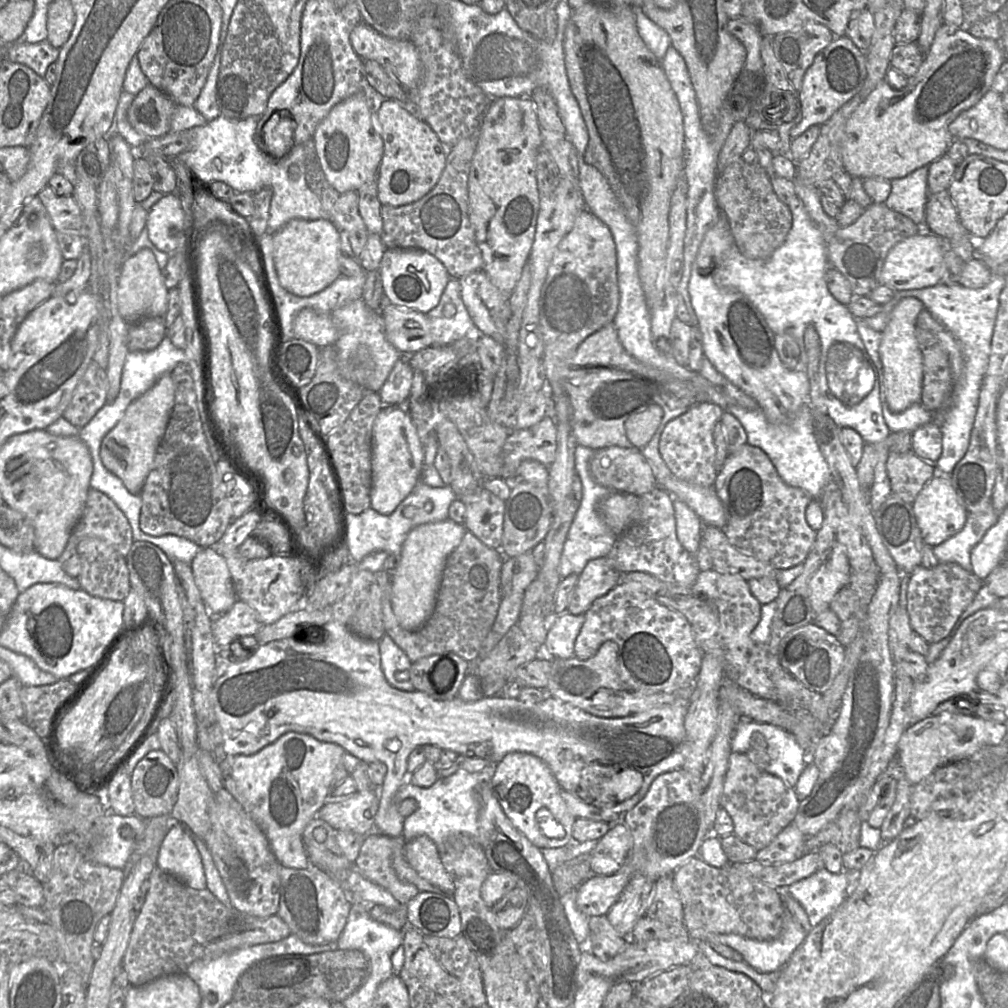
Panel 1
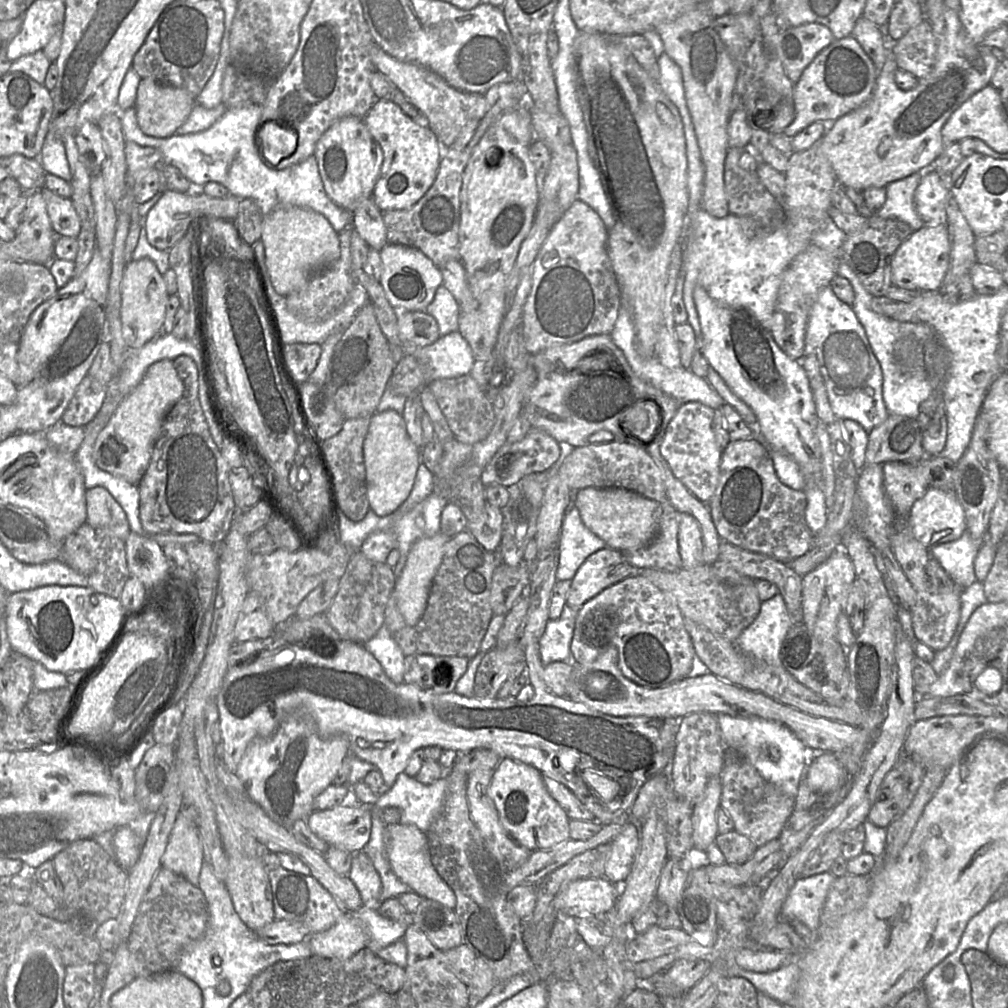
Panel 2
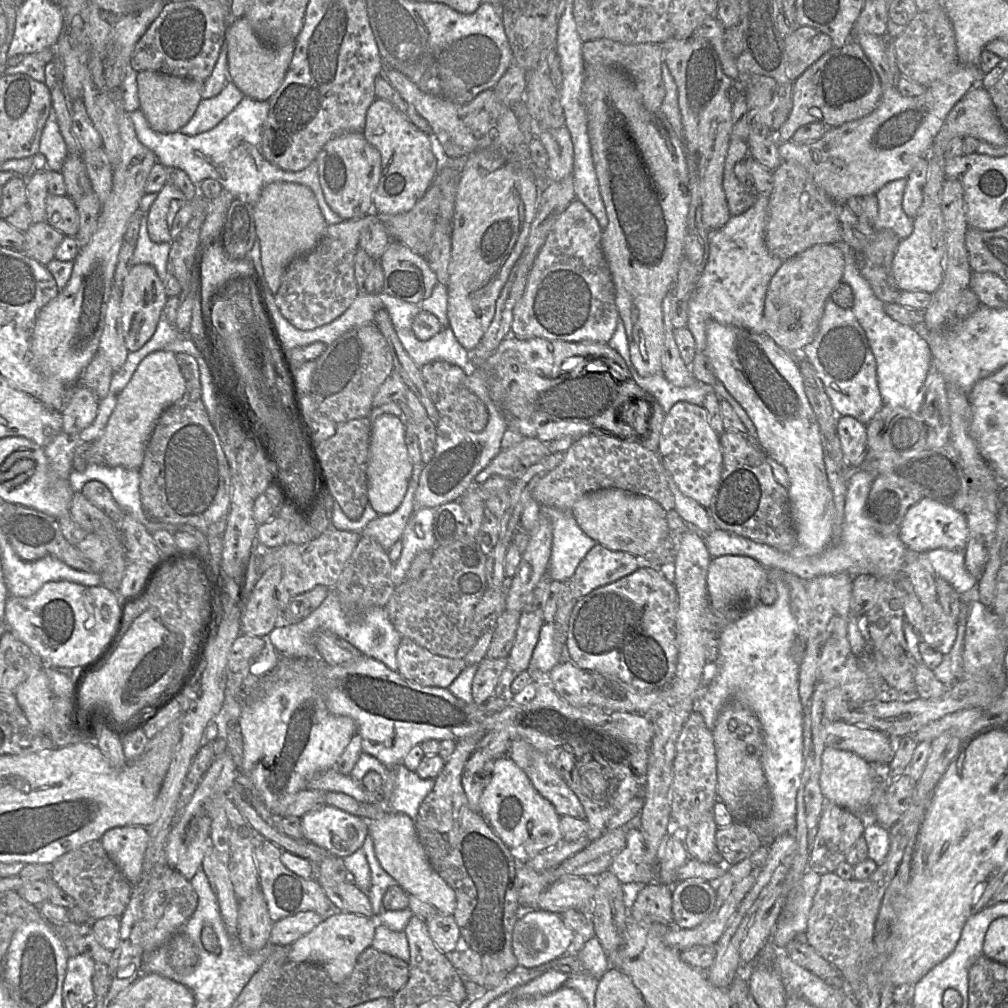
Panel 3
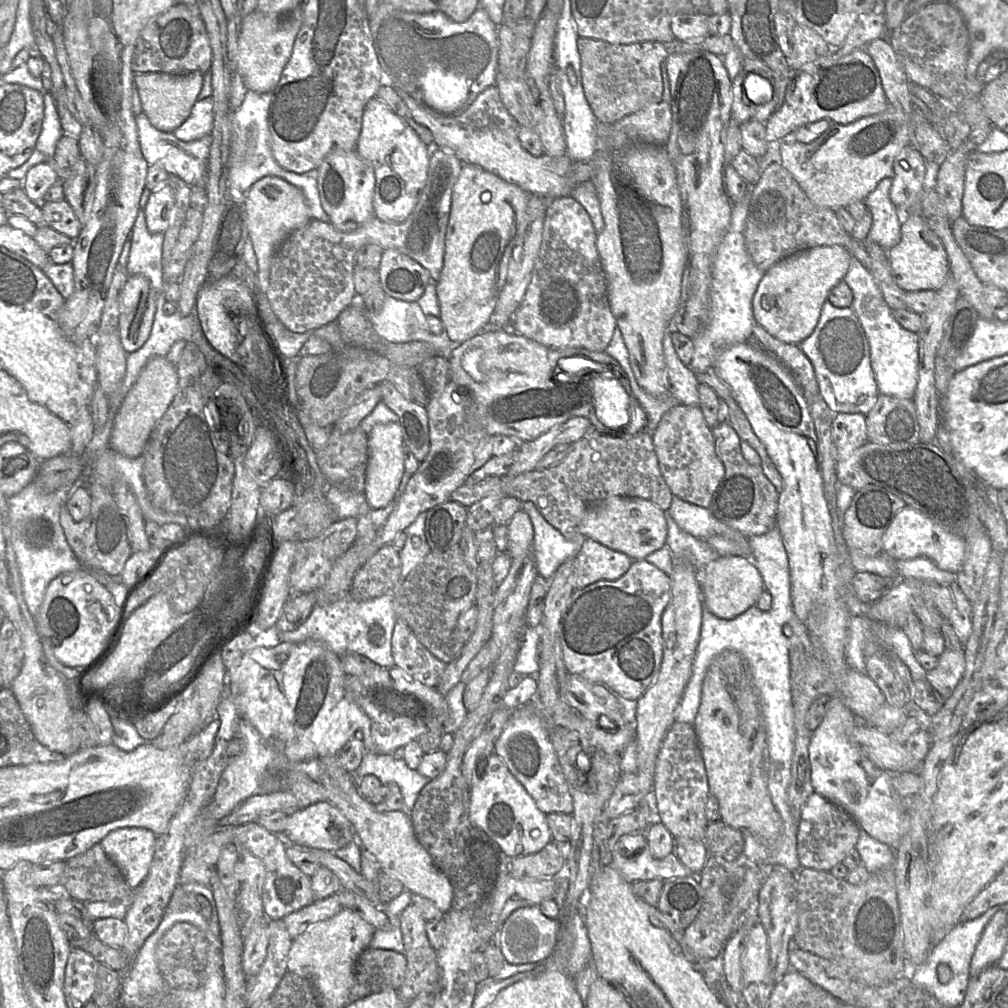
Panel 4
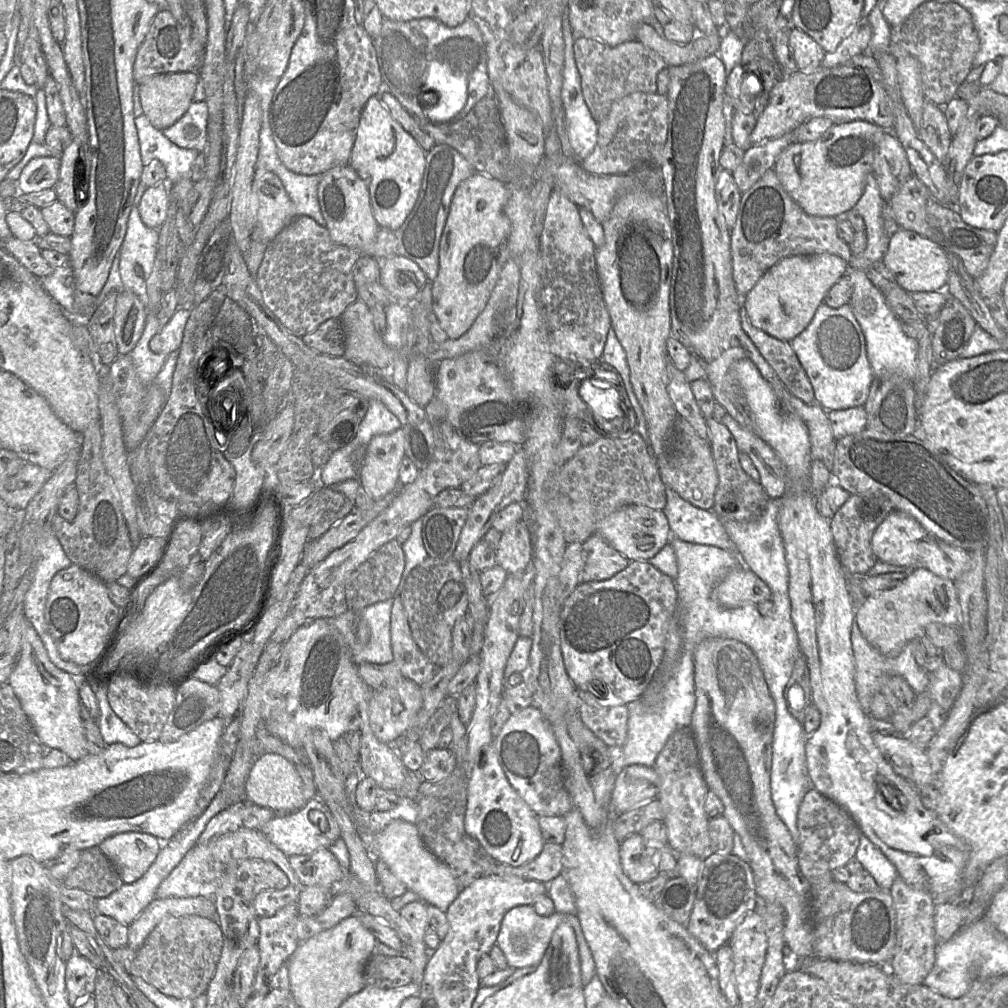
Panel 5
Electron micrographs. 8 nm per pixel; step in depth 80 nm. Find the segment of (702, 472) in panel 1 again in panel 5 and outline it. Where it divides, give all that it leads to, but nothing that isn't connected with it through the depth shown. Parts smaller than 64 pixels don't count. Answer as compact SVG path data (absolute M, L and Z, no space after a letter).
M678 417L672 430L668 450L655 456L662 481L666 487L677 492L684 500L704 510L713 508L718 475L708 439L701 438L691 424Z

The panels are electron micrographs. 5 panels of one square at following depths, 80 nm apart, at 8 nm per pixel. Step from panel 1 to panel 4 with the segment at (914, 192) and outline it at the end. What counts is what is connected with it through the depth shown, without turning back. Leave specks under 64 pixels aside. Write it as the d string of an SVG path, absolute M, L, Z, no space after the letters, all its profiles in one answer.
M891 178L882 179L876 188L864 199L866 208L872 214L872 226L867 239L889 250L901 238L902 216L890 199Z

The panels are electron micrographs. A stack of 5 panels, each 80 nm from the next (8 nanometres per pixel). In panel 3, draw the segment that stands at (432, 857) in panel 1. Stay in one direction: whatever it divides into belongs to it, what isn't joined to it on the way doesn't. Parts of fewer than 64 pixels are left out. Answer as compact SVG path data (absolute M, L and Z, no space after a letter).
M388 811L385 817L377 820L367 820L367 824L368 835L373 840L375 854L382 868L396 880L397 884L407 894L415 895L422 901L431 904L439 913L452 915L456 905L455 892L431 866L423 846L419 841L413 819L404 813Z

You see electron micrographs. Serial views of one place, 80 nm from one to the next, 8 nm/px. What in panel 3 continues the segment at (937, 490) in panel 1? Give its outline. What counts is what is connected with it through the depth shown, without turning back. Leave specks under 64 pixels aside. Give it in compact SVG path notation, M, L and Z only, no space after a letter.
M922 498L908 509L898 535L908 550L917 553L936 548L964 550L968 541L969 528L963 512L930 498Z

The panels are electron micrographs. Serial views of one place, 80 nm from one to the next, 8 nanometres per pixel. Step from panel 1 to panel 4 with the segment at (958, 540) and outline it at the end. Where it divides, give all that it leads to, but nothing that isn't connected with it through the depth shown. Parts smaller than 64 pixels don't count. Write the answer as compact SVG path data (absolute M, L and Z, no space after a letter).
M925 557L909 560L897 560L896 568L906 578L933 581L939 584L957 582L957 573L940 569L933 561Z

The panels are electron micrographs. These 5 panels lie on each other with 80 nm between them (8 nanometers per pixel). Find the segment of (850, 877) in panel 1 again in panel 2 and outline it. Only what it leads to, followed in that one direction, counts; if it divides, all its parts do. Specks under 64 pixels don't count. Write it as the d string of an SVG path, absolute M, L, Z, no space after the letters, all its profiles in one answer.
M823 872L797 879L784 901L780 918L788 922L796 919L810 930L816 930L820 925L820 915L834 878L837 877Z

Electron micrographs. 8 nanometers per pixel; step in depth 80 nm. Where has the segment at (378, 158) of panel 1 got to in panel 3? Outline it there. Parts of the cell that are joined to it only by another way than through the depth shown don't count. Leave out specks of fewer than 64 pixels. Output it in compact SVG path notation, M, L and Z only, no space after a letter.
M347 133L330 140L328 143L324 145L324 147L320 151L316 161L318 165L319 180L325 200L335 213L337 213L343 220L352 220L352 219L361 218L373 211L373 194L381 175L381 154L373 145L371 145L365 139L363 133Z

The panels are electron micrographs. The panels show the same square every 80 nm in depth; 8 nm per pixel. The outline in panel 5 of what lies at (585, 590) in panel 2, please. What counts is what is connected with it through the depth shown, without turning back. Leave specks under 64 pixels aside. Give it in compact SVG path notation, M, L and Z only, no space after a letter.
M598 532L592 534L582 545L586 561L581 582L608 580L624 570L631 562Z

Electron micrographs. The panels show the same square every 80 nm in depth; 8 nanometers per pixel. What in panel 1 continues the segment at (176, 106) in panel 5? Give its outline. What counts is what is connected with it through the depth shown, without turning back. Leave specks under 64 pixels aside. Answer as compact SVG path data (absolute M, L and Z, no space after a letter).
M147 85L134 98L127 115L131 126L141 134L158 138L171 131L177 103L165 92Z

